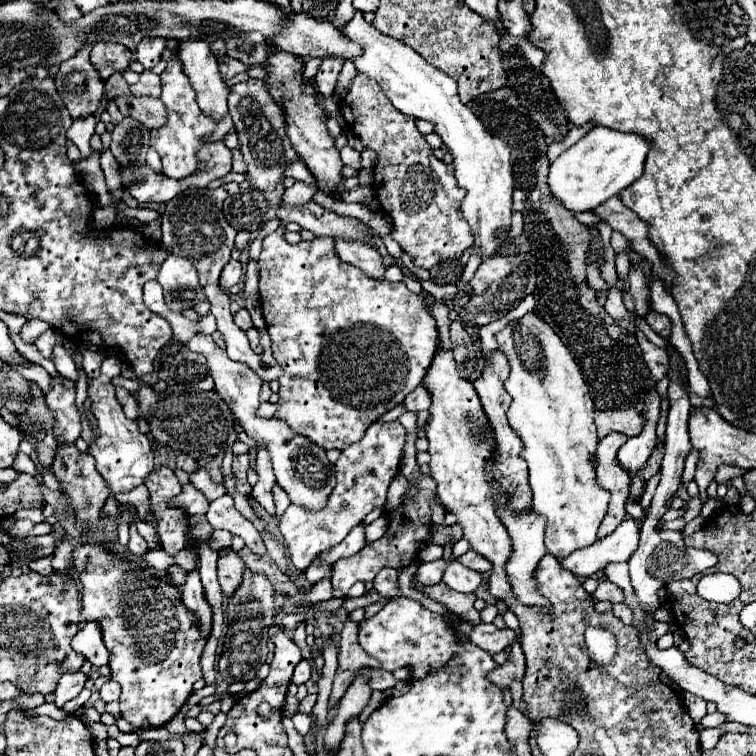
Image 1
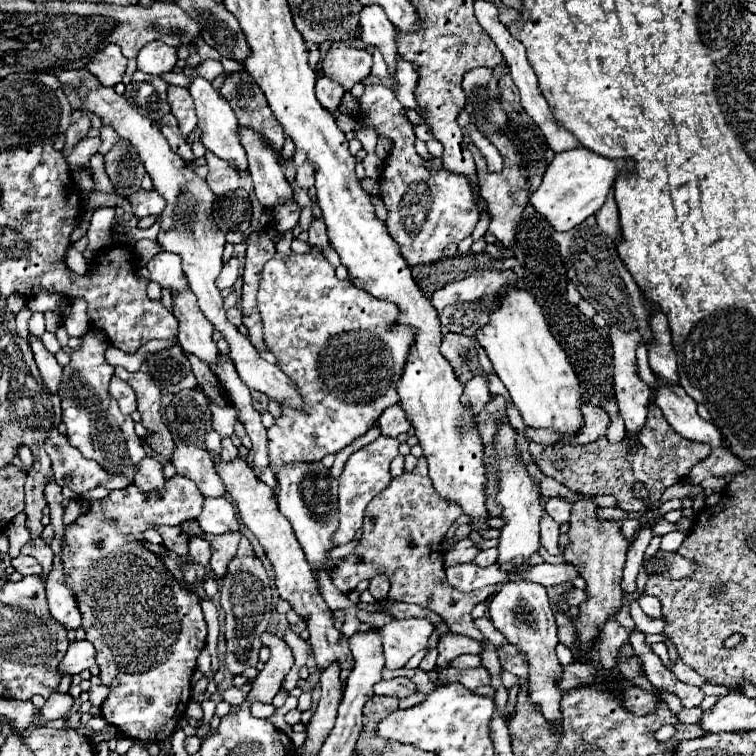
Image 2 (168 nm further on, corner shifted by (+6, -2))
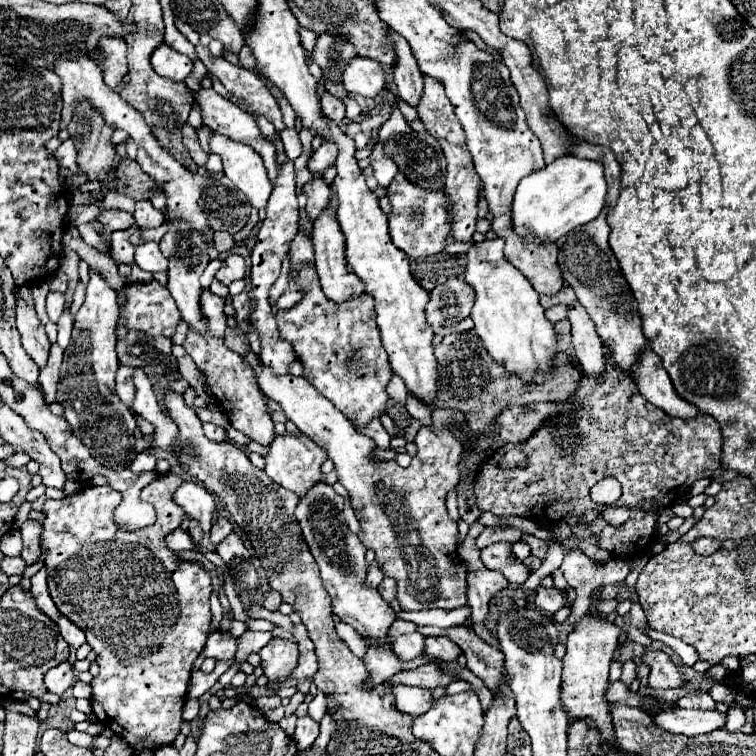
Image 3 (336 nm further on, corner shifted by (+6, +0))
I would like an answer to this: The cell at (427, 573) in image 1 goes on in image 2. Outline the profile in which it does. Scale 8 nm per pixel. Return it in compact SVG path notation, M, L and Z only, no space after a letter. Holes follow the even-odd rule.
M465 538L465 540L457 542L453 550L449 550L449 552L443 554L443 564L447 568L447 566L459 564L459 562L471 562L477 556L477 552L479 552L477 546L469 538Z

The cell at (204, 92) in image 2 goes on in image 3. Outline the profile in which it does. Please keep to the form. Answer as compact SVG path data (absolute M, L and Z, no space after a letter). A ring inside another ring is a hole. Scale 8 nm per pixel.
M221 134L211 136L211 152L223 158L223 172L247 196L253 208L265 208L271 196L271 182L263 158L241 142L233 142Z

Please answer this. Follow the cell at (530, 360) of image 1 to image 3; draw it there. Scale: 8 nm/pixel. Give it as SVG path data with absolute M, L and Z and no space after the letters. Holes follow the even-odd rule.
M503 238L483 240L475 242L467 252L465 282L475 292L471 318L489 356L501 362L507 372L517 374L523 382L533 382L537 372L551 372L557 352L555 330L545 318L539 294L533 290L531 282L505 260L503 244Z

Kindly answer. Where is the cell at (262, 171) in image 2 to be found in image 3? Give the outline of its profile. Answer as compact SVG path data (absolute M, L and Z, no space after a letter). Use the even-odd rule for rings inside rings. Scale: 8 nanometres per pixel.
M199 88L193 90L193 102L201 110L203 124L211 130L229 136L237 142L245 138L261 138L259 126L255 118L241 108L237 108L233 102L219 96L213 88Z

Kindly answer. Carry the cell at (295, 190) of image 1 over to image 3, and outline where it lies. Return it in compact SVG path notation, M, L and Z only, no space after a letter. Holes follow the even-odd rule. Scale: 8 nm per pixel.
M323 142L321 148L317 148L313 152L313 158L309 162L309 170L311 172L325 172L333 162L335 162L335 156L339 154L337 150L337 144L331 144L331 142Z

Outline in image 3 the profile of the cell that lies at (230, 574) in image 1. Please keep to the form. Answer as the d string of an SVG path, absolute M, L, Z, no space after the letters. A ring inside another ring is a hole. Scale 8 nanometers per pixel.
M219 516L217 520L215 520L215 524L213 524L213 528L211 528L211 532L209 532L209 538L211 538L211 542L217 546L229 532L233 530L233 526L231 526L231 522L227 520L227 518L223 518L223 516Z

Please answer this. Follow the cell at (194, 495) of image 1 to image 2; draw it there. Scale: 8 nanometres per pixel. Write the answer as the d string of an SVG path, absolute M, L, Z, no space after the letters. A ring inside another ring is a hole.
M173 476L159 492L141 492L133 484L113 490L65 530L63 566L83 614L87 640L97 650L97 666L101 668L99 678L105 686L111 686L101 712L109 724L117 726L131 738L161 742L173 734L187 708L187 702L191 700L189 680L195 672L197 656L205 646L207 636L207 624L199 608L199 598L187 586L179 584L153 552L137 542L143 540L143 530L159 524L181 524L189 518L197 518L201 508L203 494L199 488L189 478Z

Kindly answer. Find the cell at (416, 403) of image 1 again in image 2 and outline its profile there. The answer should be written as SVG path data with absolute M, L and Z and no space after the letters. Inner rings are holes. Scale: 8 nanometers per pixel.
M395 404L395 406L387 408L381 414L377 424L381 426L381 434L385 434L385 436L399 436L401 432L407 432L411 428L407 412L403 410L401 404Z

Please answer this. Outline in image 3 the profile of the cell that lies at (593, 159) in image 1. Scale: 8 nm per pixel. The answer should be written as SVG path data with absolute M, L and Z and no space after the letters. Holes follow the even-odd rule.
M577 156L557 158L541 172L529 174L519 182L511 210L513 228L523 240L537 236L545 238L547 242L557 242L573 228L595 220L605 206L605 196L607 184L603 178L603 166L599 162Z

